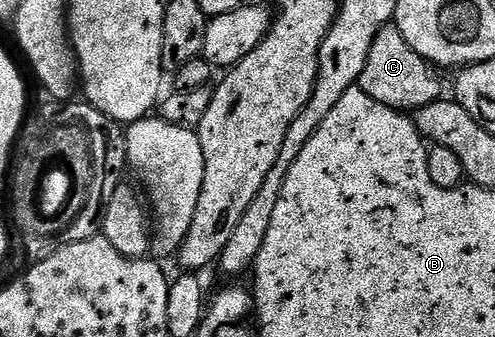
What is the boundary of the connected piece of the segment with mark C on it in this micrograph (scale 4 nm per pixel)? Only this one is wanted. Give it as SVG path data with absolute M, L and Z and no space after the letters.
M390 23L375 35L375 43L371 43L371 53L367 55L367 67L363 67L359 88L371 95L375 103L383 103L398 111L416 111L442 100L437 73L438 70L421 58L407 39L403 39L396 24Z

